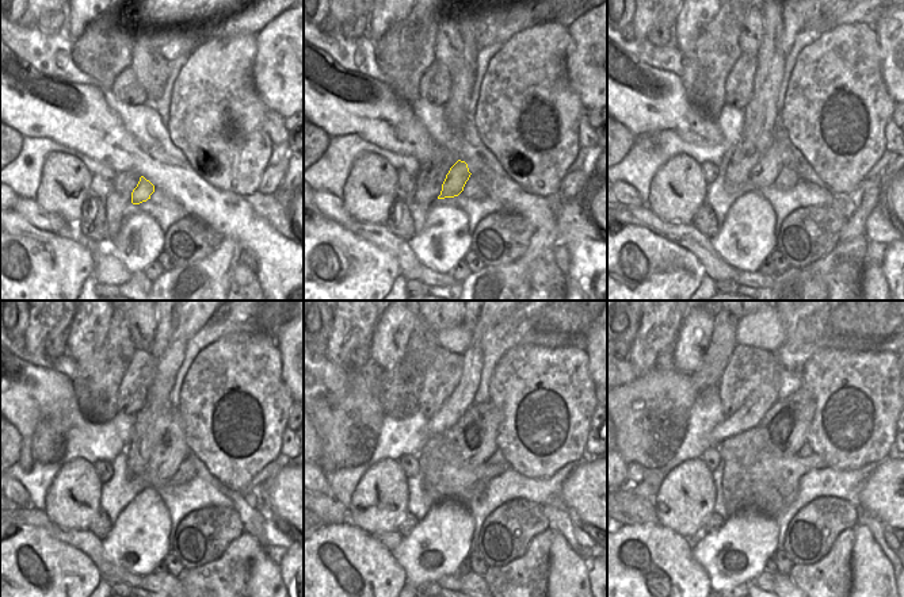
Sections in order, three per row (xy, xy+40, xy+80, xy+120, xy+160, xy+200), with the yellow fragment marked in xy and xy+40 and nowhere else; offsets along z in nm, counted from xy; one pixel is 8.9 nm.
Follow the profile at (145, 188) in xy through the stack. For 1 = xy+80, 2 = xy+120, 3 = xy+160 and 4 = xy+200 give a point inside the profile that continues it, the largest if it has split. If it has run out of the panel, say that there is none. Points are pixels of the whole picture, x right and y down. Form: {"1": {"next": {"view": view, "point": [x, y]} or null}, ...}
{"1": {"next": {"view": "xy+80", "point": [778, 150]}}, "2": {"next": {"view": "xy+120", "point": [167, 440]}}, "3": {"next": {"view": "xy+160", "point": [473, 437]}}, "4": {"next": {"view": "xy+200", "point": [788, 423]}}}

